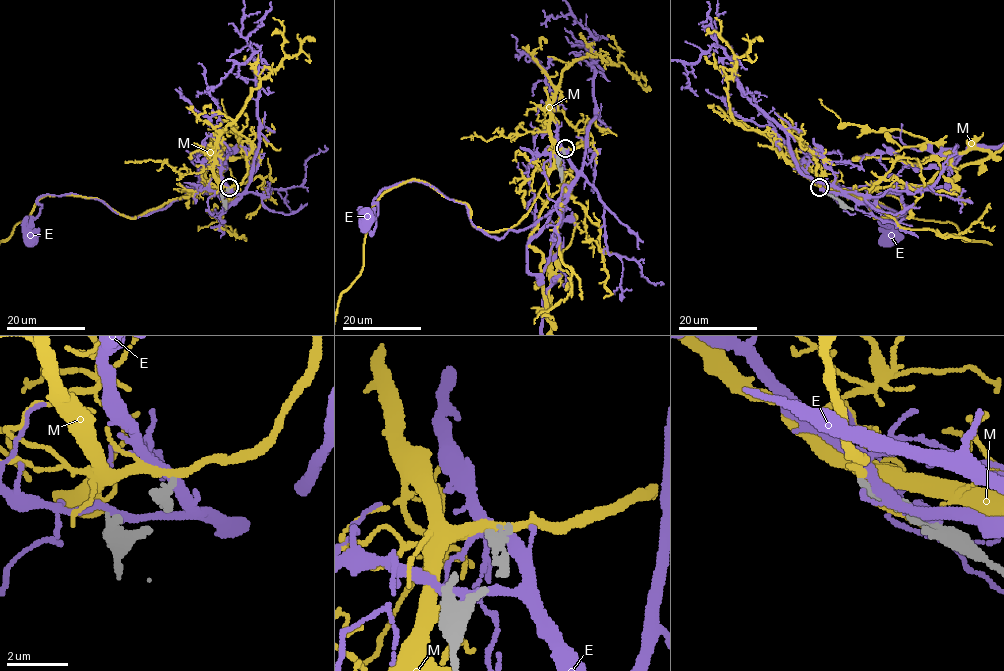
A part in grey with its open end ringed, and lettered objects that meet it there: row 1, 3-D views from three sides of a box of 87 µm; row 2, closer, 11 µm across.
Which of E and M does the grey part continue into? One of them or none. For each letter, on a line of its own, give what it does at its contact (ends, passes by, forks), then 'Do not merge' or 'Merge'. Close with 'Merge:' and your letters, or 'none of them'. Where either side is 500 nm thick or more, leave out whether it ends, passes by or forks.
E: It forks there. Do not merge
M: It passes by. Do not merge
Merge: none of them

